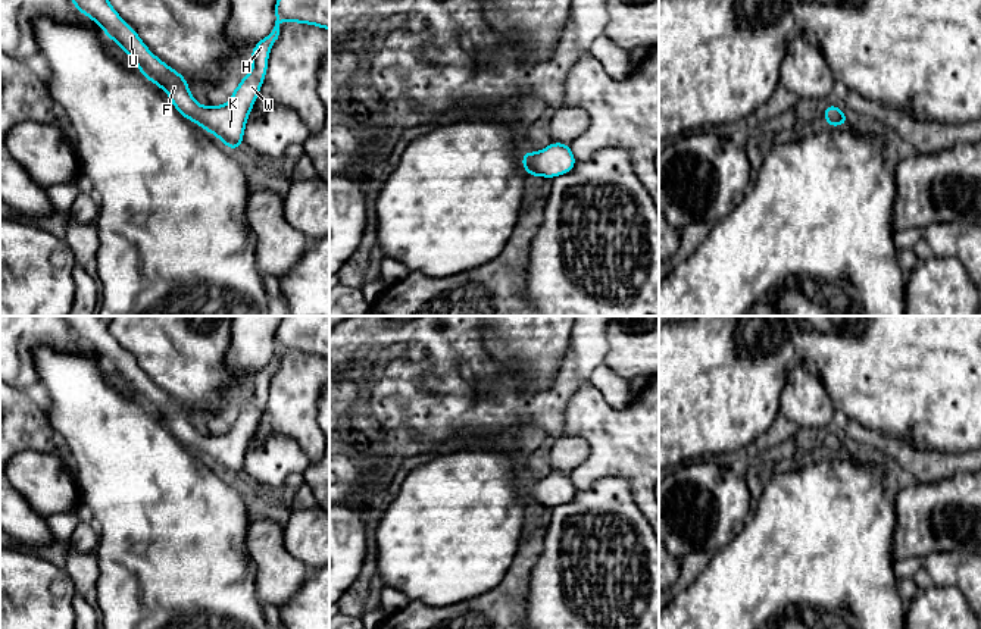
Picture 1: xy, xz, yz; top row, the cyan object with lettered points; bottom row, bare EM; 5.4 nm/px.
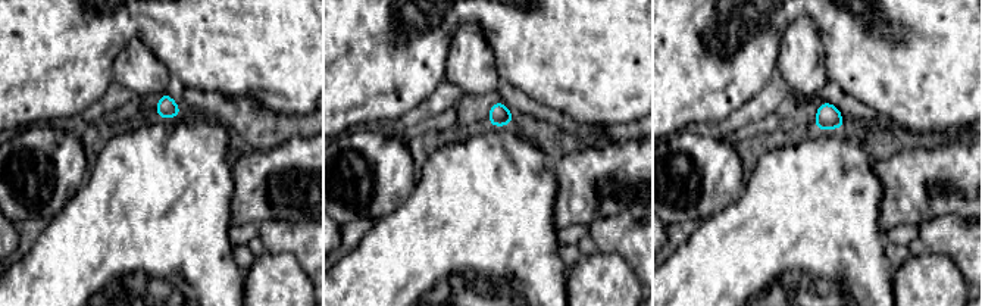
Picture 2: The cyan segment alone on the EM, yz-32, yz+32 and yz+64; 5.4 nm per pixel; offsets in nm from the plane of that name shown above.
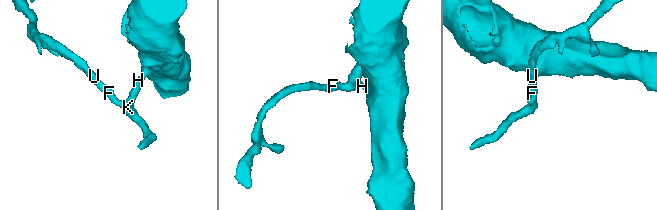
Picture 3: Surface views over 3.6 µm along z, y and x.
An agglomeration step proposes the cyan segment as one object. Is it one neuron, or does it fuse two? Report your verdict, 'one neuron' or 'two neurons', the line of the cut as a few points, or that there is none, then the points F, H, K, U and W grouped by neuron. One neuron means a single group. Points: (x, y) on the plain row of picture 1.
one neuron; cut none; groups F H K U W

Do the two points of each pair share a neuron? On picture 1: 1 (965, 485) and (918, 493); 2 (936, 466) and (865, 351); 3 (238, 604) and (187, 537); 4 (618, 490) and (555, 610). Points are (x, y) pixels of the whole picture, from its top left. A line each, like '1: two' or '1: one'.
1: one
2: two
3: one
4: one

